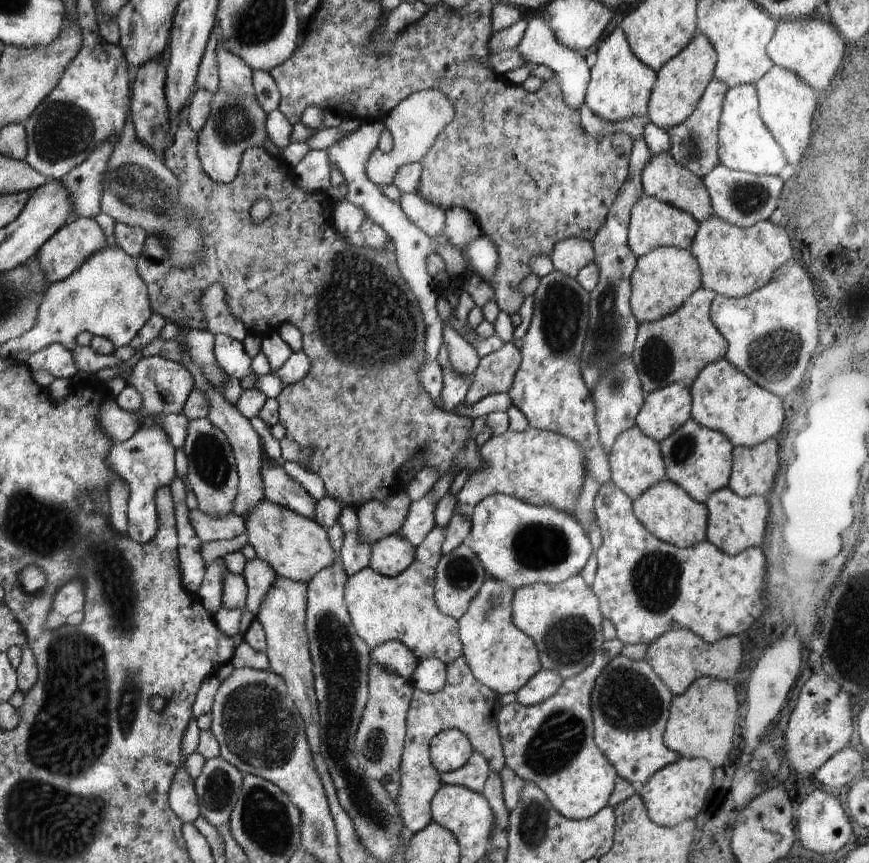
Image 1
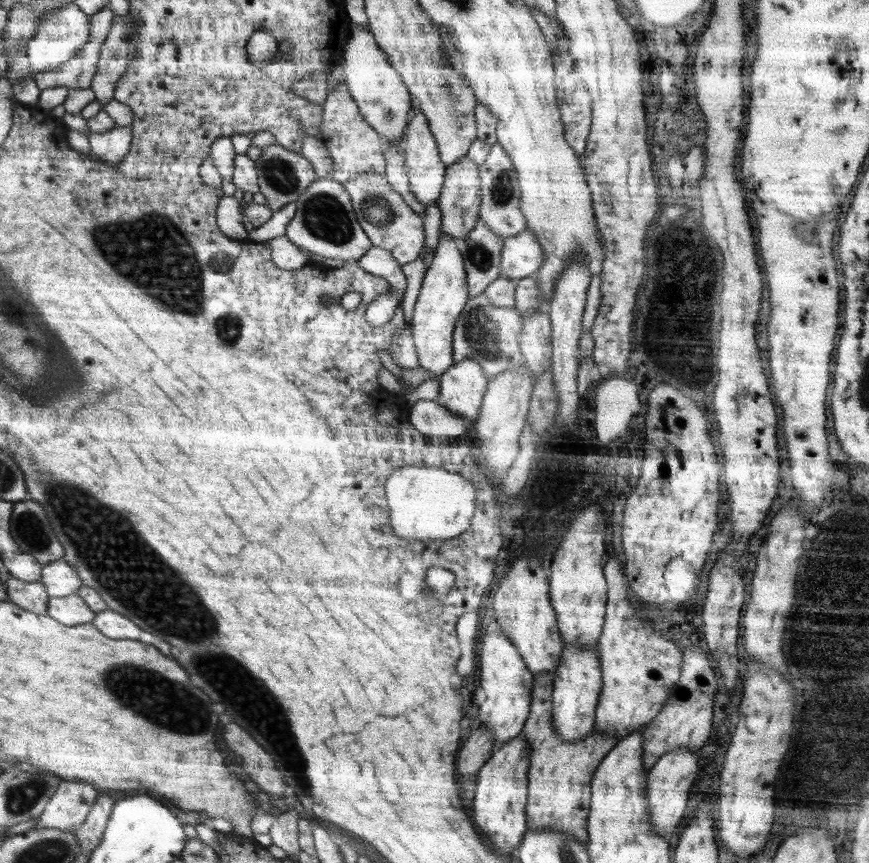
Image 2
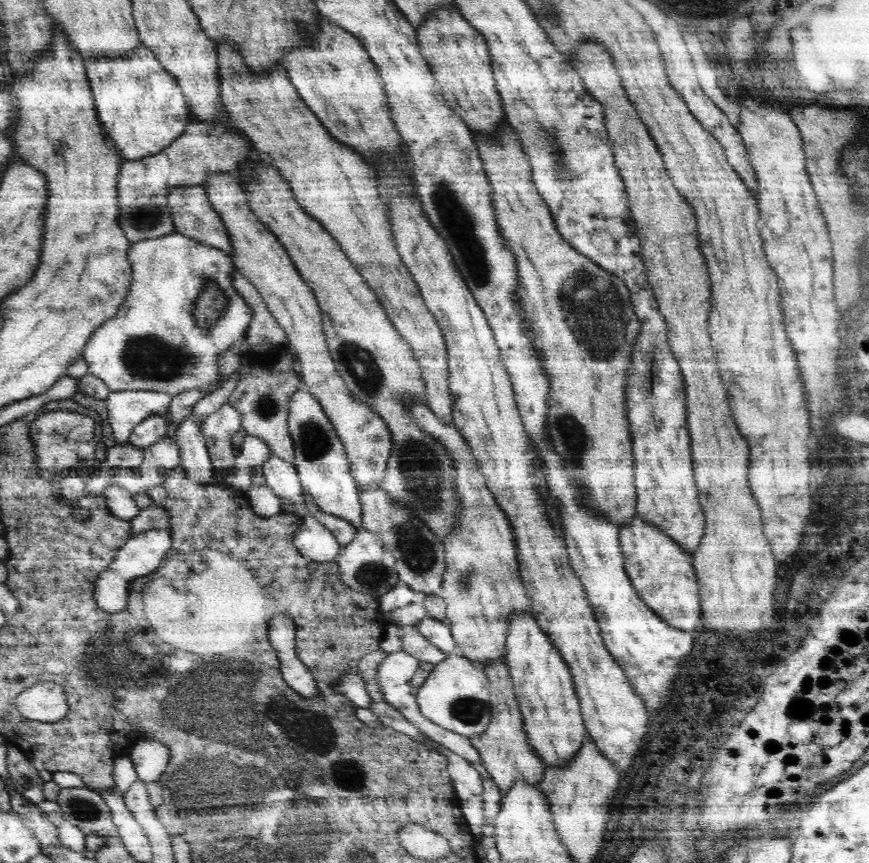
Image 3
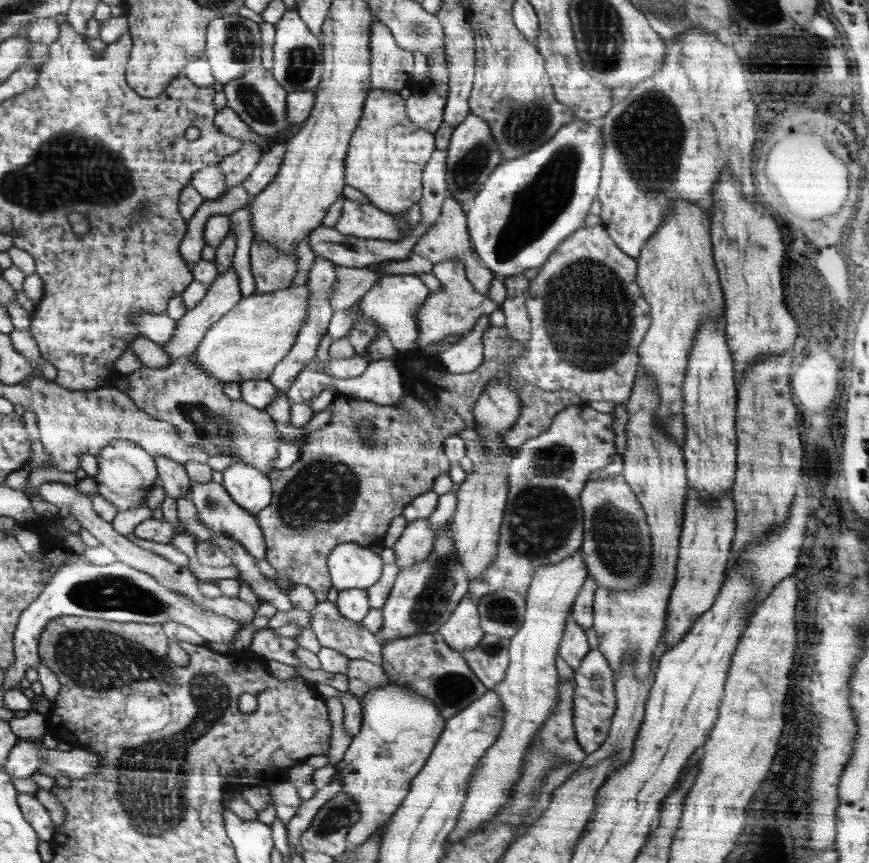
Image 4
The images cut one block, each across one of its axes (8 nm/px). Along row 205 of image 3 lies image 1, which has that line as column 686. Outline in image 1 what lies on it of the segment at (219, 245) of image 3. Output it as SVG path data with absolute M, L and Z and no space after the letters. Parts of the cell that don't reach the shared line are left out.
M670 150L651 156L651 160L641 173L641 184L644 195L656 197L664 203L689 213L699 224L714 215L702 178L684 169L684 166L671 156Z

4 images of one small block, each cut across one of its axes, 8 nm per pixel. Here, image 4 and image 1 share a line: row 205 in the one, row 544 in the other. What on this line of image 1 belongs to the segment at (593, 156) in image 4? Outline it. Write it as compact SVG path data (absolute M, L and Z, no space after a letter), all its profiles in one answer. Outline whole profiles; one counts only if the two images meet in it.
M497 493L476 504L470 522L469 544L481 560L487 575L506 582L507 586L515 590L535 583L561 584L580 574L593 553L589 534L574 514L554 509L551 505L532 505L514 496Z

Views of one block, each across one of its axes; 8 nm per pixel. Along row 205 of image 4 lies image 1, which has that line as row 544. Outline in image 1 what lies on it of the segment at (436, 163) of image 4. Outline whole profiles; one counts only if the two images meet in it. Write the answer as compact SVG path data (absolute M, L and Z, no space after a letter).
M435 524L430 533L422 540L415 550L412 565L399 576L386 577L372 568L364 568L357 574L347 578L344 588L345 606L355 634L370 650L389 641L402 642L417 657L418 662L435 657L445 666L463 655L463 647L459 640L459 625L449 615L443 614L435 602L435 573L442 556L442 544L445 540L445 530Z

